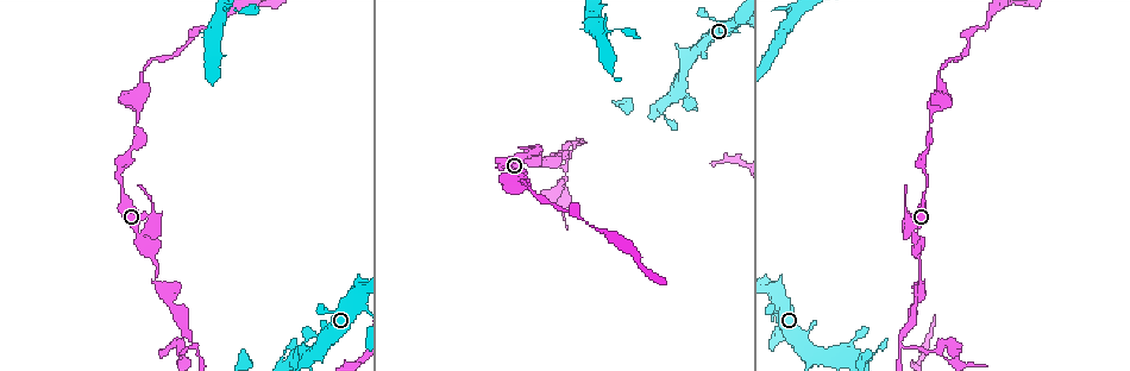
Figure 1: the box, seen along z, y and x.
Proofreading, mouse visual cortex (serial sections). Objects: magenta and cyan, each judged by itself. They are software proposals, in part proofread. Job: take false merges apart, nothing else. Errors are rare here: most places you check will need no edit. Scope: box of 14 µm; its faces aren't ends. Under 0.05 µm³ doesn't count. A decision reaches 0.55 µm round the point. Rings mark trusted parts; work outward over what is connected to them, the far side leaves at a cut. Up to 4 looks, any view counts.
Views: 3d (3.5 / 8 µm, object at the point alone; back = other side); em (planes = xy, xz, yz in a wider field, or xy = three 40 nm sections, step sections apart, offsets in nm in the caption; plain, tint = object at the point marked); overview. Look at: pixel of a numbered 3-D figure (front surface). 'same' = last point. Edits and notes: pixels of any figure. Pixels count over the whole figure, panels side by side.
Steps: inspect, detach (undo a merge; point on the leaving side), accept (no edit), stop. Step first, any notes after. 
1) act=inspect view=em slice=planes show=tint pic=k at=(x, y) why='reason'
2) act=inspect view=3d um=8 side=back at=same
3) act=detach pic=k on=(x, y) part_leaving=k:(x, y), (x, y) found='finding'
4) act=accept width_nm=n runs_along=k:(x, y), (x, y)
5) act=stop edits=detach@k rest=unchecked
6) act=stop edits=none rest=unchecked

act=inspect view=3d um=3.5 pic=1 at=(920, 295) why='thin neck'

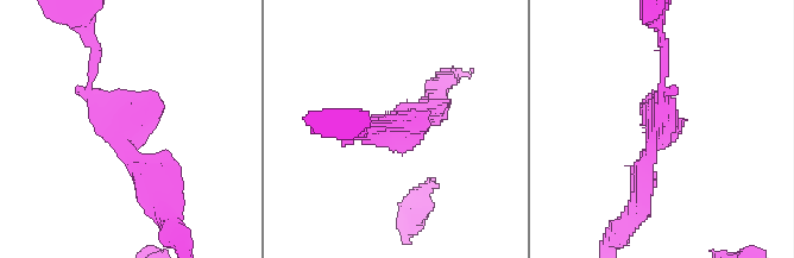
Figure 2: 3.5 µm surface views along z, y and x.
act=inspect view=em slice=xy step=3 show=tint pic=2 at=(390, 129)

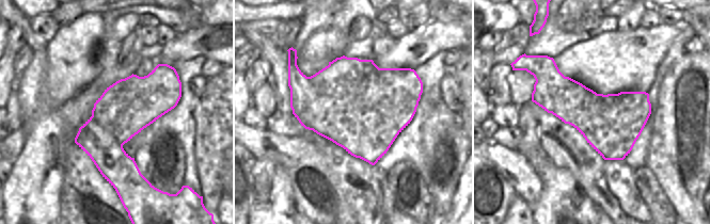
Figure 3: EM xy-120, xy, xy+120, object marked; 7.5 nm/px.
act=accept width_nm=650 runs_along=2:(94, 58), (90, 94), (157, 189) found='all the same cell'

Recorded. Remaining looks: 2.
act=inspect view=3d um=3.5 side=back pic=1 at=(900, 347) why='two arms in line, one across'

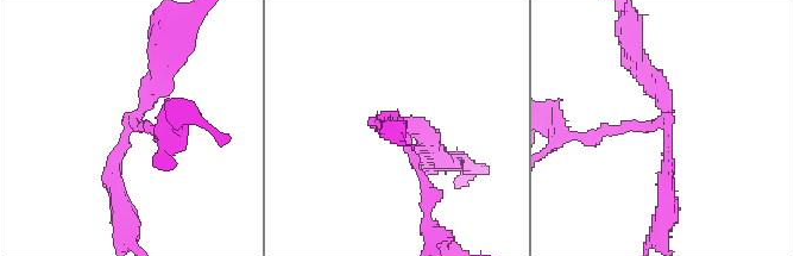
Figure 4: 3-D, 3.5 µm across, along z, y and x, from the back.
act=inspect view=em slice=planes show=tint pic=4 at=(661, 125) arms=3 arm_widths_nm=150,150,300

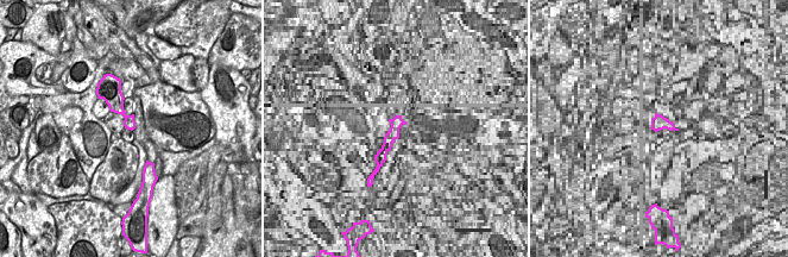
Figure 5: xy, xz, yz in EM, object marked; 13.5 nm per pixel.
act=accept runs_along=4:(634, 60), (667, 116), (591, 137) found='one cell here'

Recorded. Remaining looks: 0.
act=stop edits=none rest=unchecked

